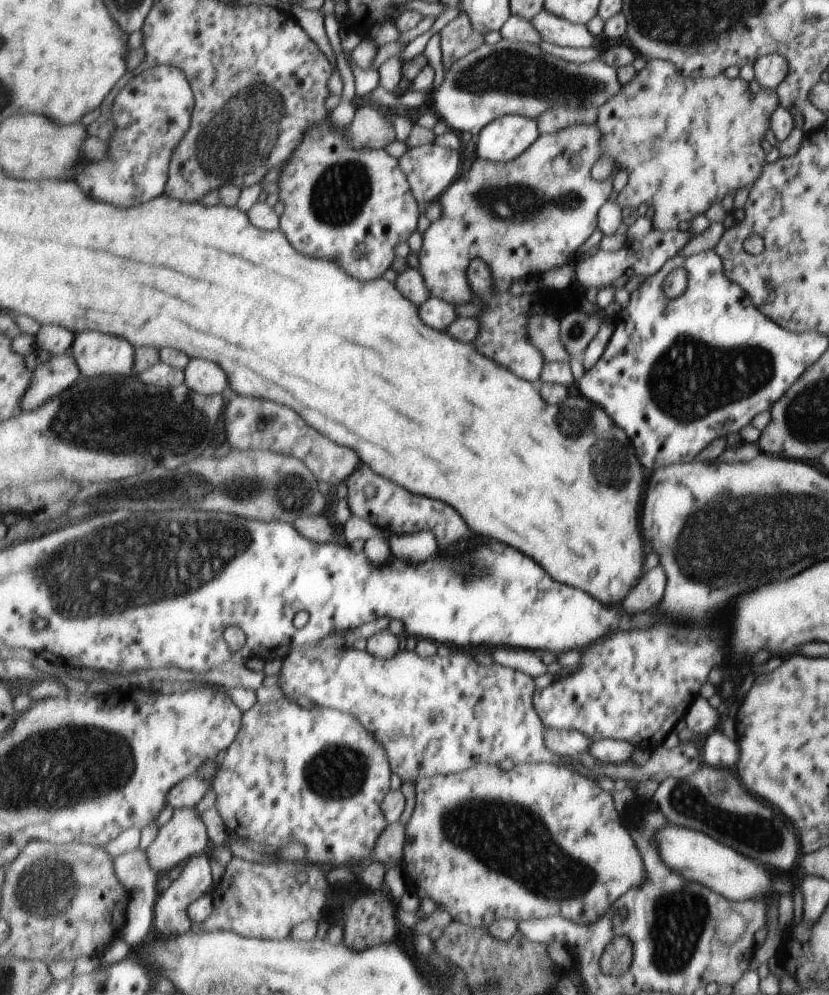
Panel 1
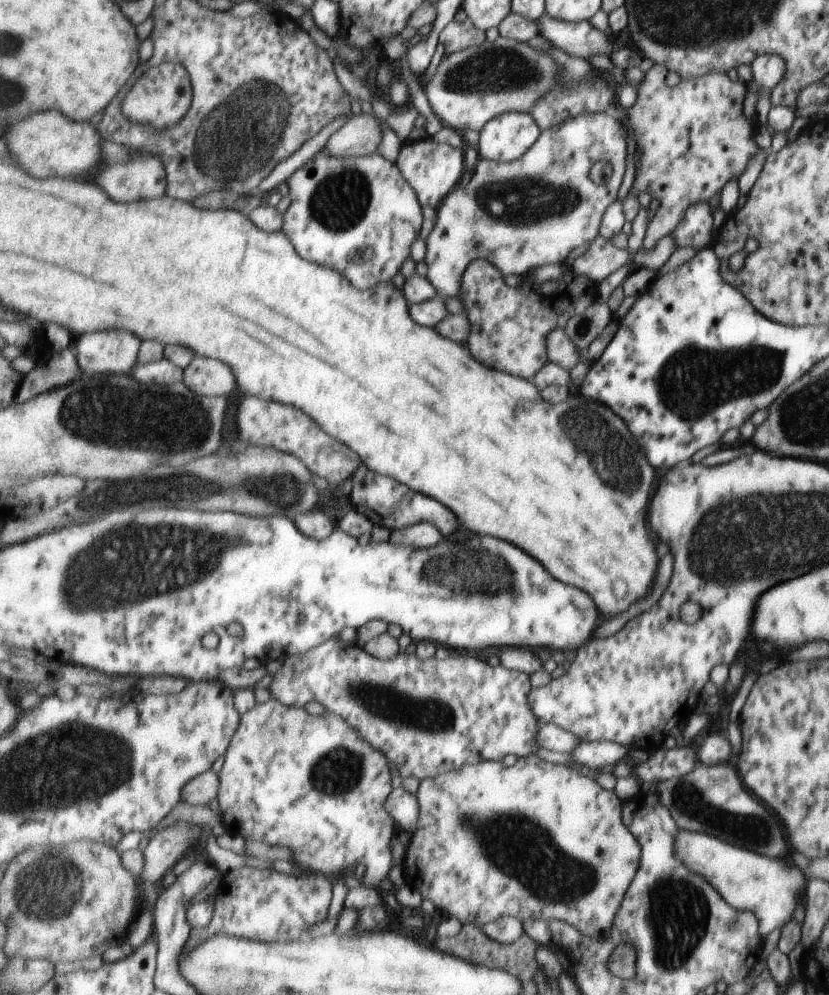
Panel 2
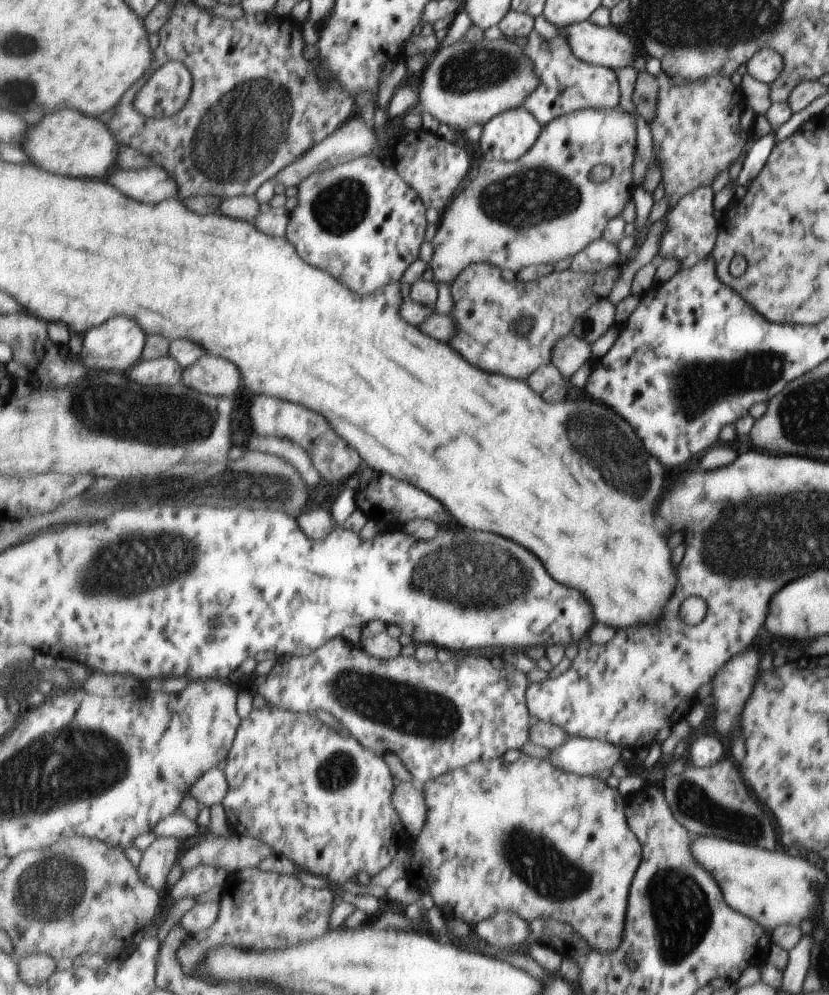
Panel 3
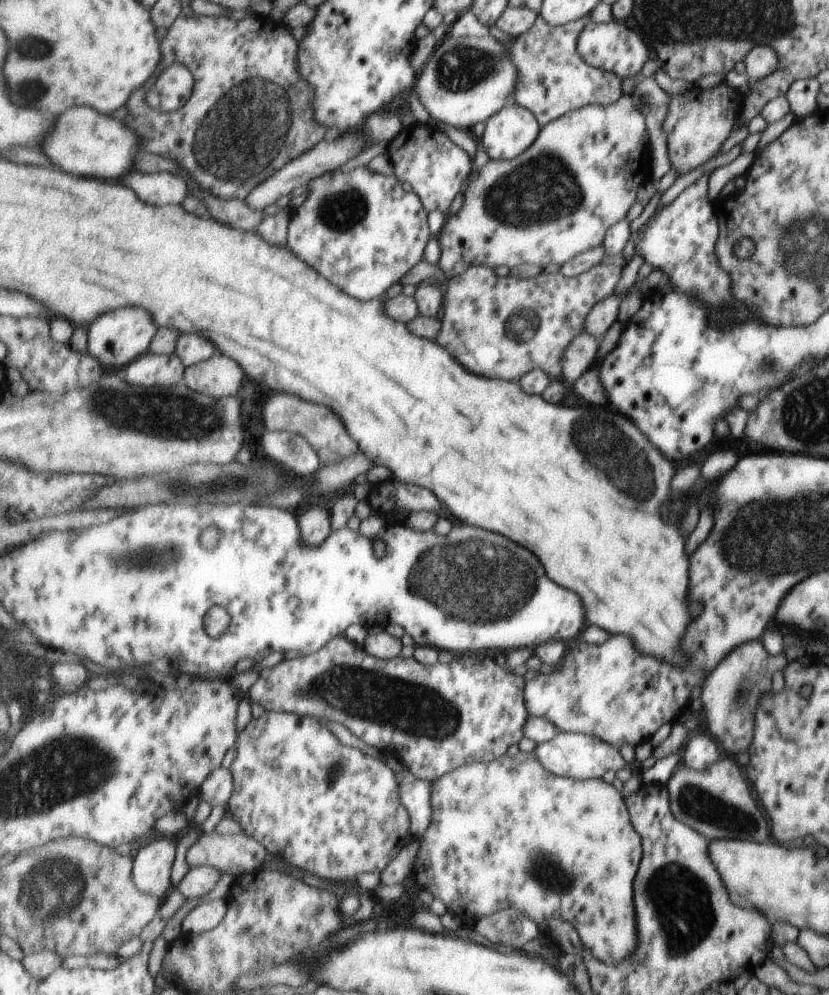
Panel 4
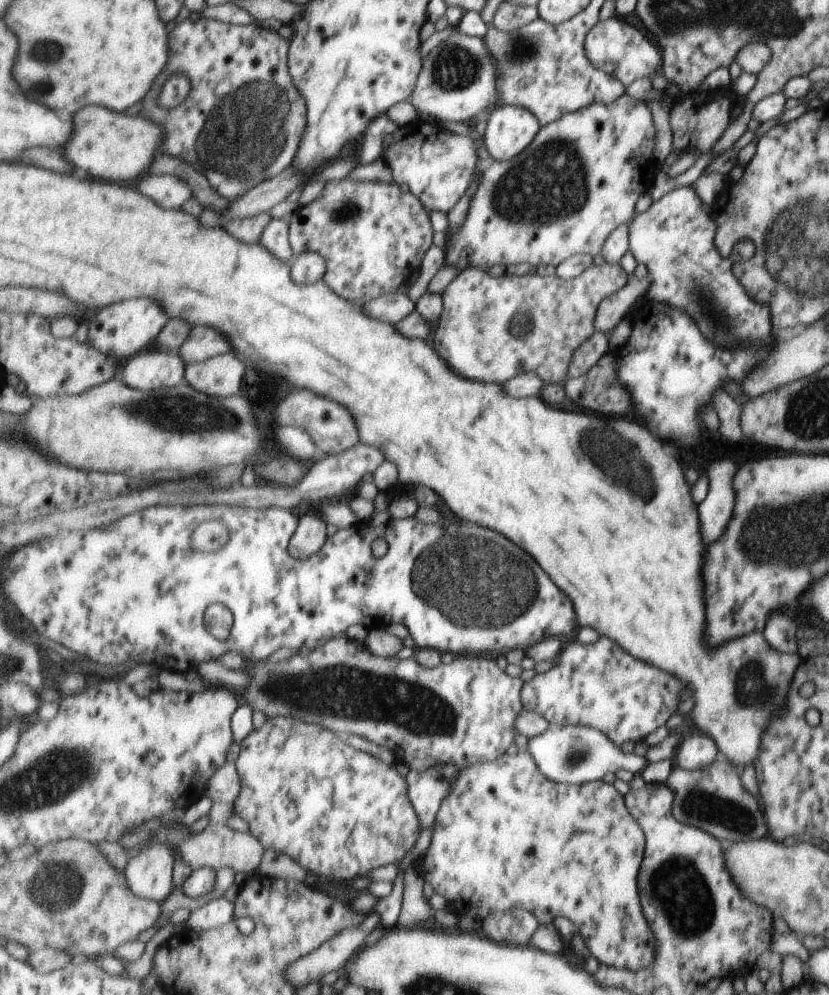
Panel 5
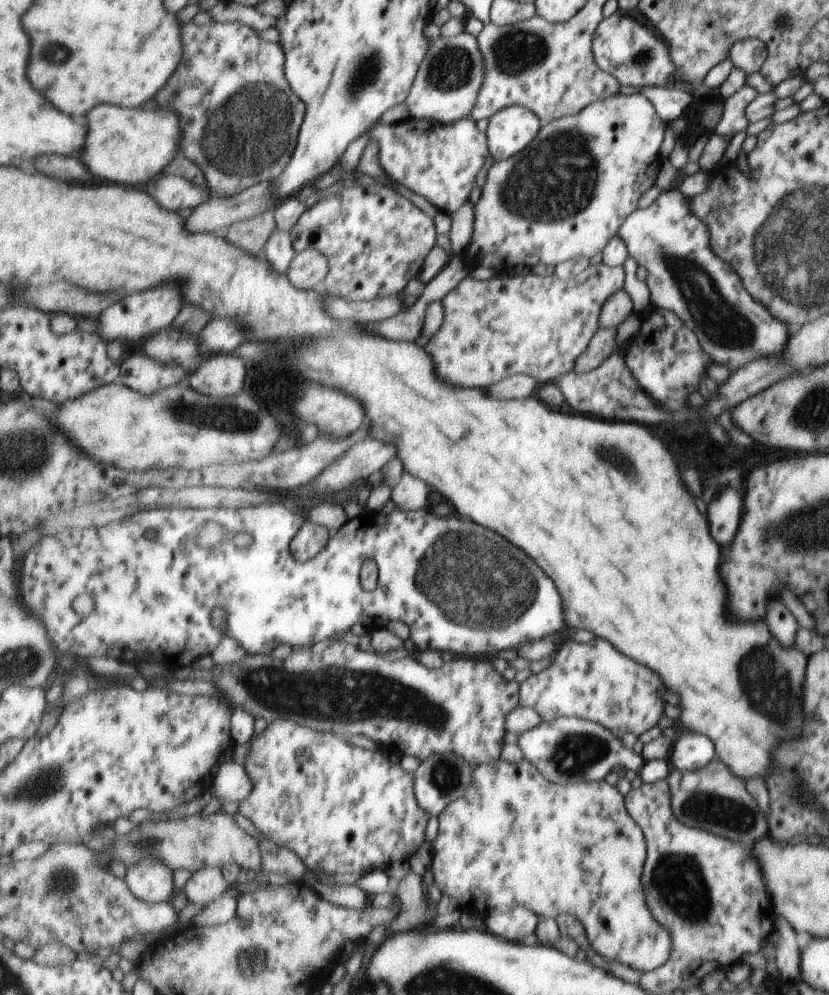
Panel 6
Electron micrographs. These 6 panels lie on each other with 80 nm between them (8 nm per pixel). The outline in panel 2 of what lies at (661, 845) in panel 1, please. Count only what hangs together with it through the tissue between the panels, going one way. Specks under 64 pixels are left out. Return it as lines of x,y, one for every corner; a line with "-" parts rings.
680,830
676,842
676,854
688,868
694,868
698,876
706,876
710,884
735,909
750,911
758,916
764,939
774,928
786,924
792,918
798,892
805,892
810,878
796,866
788,868
782,860
770,860
744,848
720,842
718,837
694,831

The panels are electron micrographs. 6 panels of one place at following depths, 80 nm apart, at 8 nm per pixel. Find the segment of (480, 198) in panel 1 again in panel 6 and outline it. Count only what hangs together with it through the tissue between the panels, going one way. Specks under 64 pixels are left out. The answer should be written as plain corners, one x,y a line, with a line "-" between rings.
618,94
598,100
586,111
575,116
544,124
541,135
521,155
504,161
495,161
489,170
481,200
475,204
475,229
470,254
478,265
497,271
510,268
545,265
558,267
575,257
594,258
609,245
634,210
638,198
658,178
660,156
658,150
665,138
665,124
654,106
643,95

